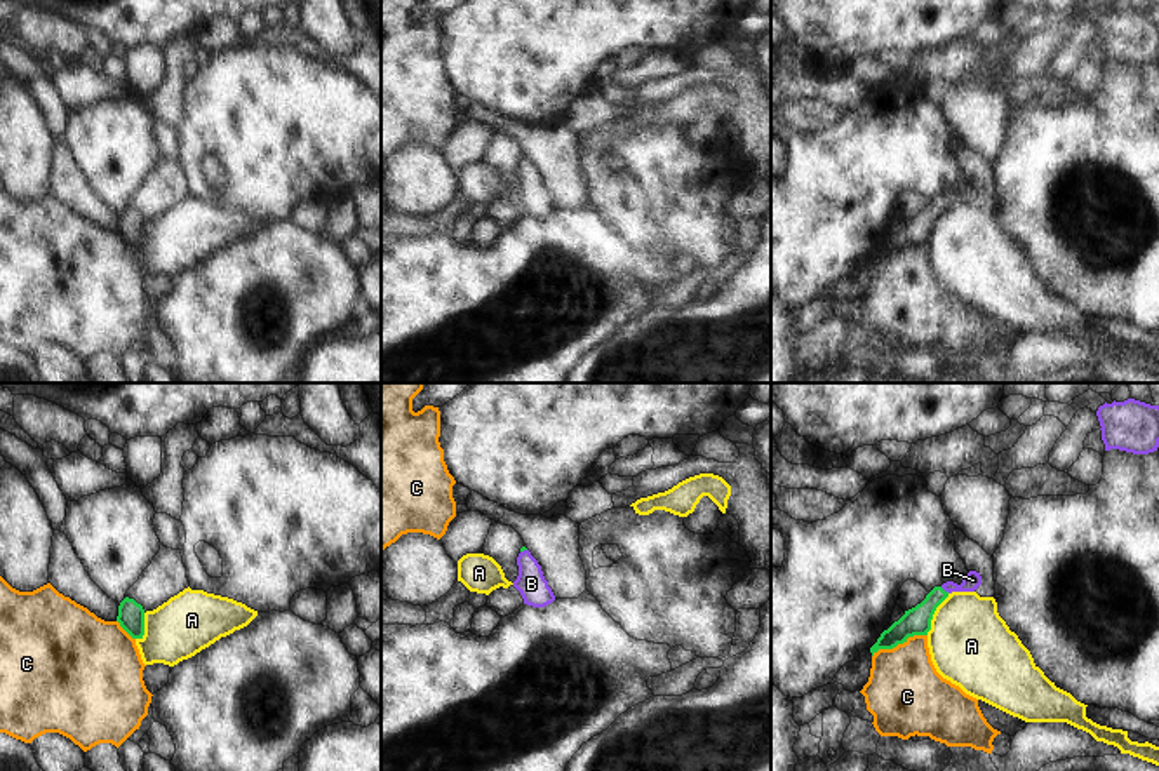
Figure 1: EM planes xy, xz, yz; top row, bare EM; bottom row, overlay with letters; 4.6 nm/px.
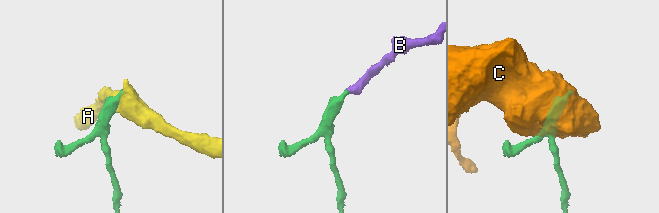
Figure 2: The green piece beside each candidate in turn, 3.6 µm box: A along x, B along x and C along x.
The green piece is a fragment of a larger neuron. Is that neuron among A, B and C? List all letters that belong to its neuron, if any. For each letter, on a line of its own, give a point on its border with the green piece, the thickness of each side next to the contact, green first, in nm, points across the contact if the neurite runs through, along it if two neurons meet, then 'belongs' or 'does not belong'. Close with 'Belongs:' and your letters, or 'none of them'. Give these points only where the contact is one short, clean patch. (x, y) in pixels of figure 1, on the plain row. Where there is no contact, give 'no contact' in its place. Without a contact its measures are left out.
A: contact yz (933, 223); calibres 130 and 380 nm; border yz (949, 204), (937, 218), (931, 239), (926, 244); does not belong
B: contact yz (944, 201); calibres 130 and 80 nm; way yz (917, 230), (944, 201), (964, 197), (973, 190); belongs
C: contact yz (898, 253); calibres 130 and 360 nm; does not belong
Belongs: B

